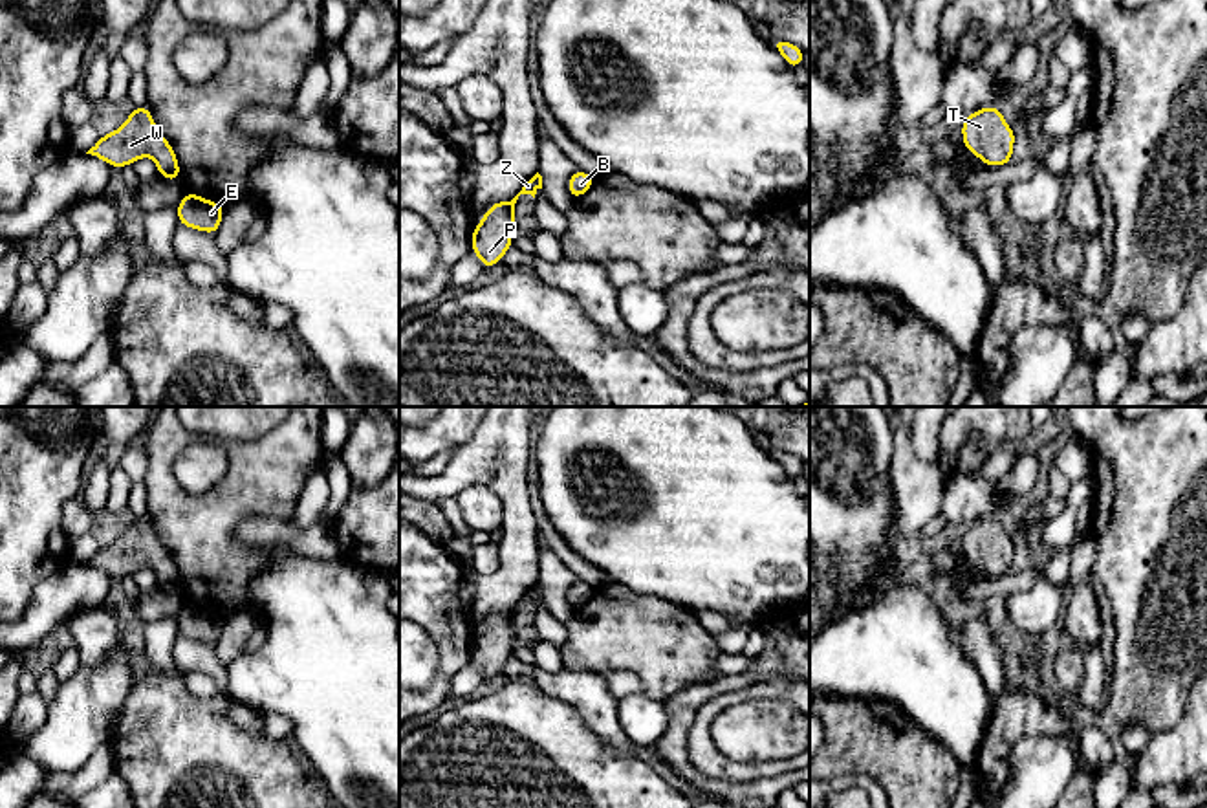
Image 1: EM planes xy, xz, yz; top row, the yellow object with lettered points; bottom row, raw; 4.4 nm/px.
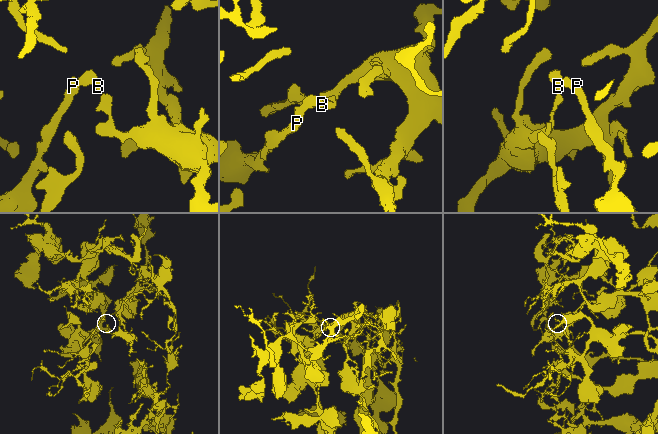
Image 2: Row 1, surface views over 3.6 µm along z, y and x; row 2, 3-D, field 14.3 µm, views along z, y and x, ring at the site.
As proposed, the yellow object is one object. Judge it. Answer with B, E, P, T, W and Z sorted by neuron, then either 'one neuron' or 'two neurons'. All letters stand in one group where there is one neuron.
B E P T W Z | one neuron

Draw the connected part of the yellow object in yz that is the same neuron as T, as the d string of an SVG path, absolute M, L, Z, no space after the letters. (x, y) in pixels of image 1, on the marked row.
M985 106L963 117L962 137L967 152L987 167L1002 167L1013 161L1015 132L1004 121L998 106Z

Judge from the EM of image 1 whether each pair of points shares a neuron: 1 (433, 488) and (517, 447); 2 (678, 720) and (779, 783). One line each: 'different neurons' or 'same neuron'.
1: same neuron
2: same neuron

